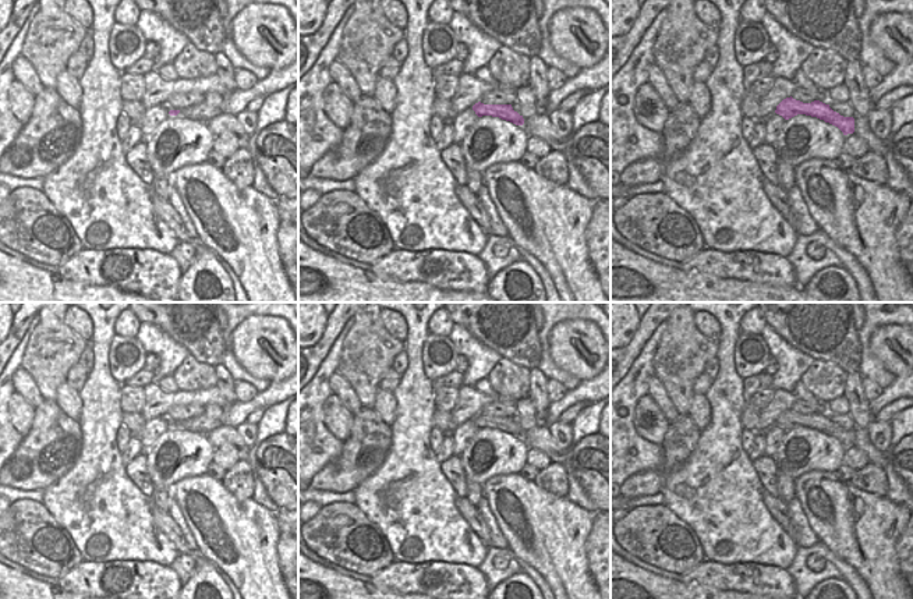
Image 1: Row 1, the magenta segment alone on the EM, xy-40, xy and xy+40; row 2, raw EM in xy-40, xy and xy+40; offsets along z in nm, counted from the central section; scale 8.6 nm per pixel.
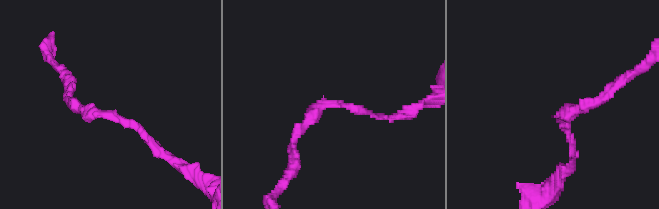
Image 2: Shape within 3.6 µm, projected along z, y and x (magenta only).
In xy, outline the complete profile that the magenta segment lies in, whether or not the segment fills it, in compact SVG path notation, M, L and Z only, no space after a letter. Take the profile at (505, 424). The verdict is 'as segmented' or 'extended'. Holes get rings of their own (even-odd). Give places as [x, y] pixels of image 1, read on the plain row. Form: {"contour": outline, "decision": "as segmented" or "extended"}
{"contour": "M481 414L473 418L473 422L478 429L492 428L502 432L510 433L516 437L523 437L524 430L517 423L513 422L512 417L484 417Z", "decision": "as segmented"}

